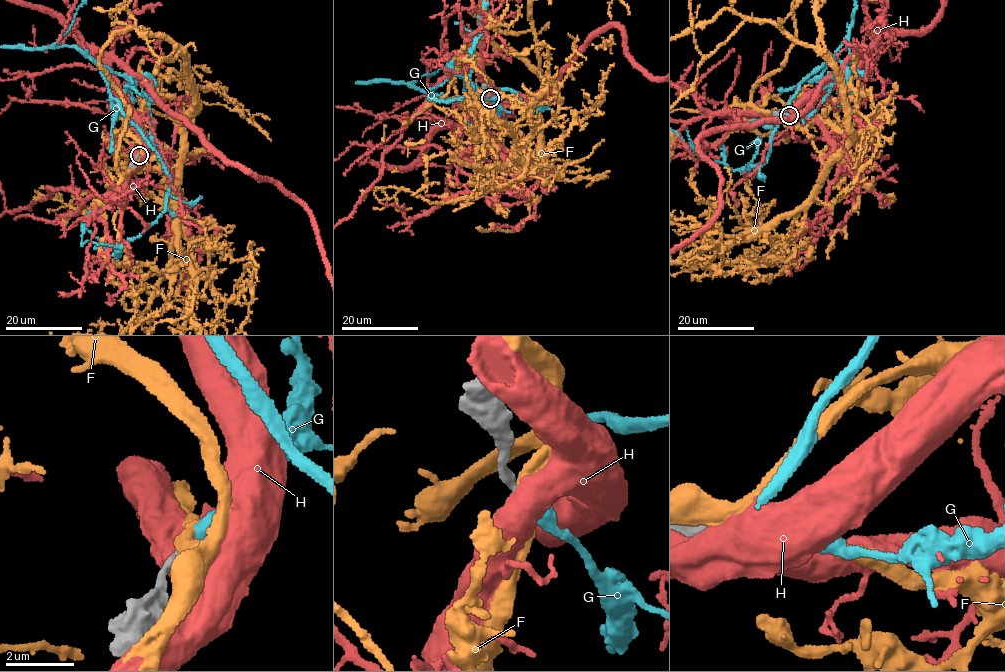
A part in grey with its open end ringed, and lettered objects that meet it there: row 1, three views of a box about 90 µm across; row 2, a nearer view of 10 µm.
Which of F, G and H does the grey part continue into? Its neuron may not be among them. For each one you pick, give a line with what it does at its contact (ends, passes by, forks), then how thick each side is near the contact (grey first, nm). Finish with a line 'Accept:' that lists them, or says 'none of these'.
G: it ends | 170/400 nm
Accept: G

